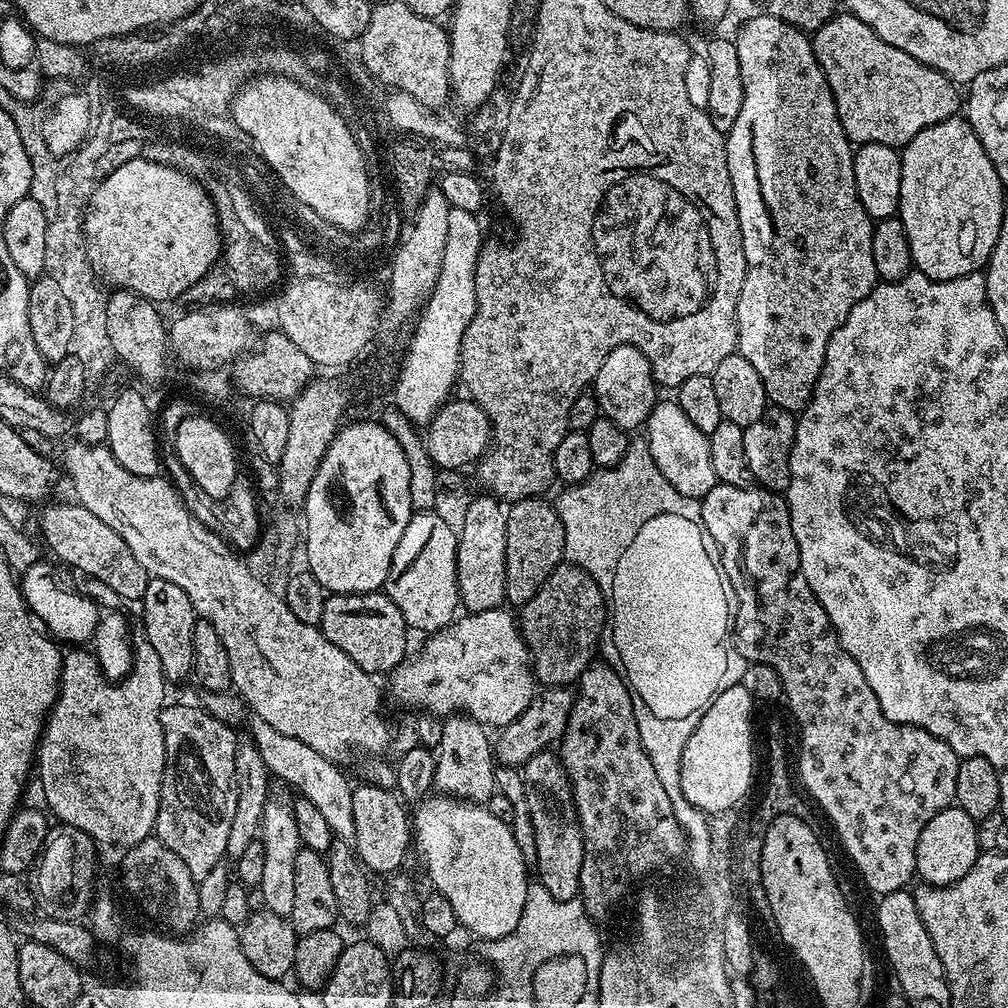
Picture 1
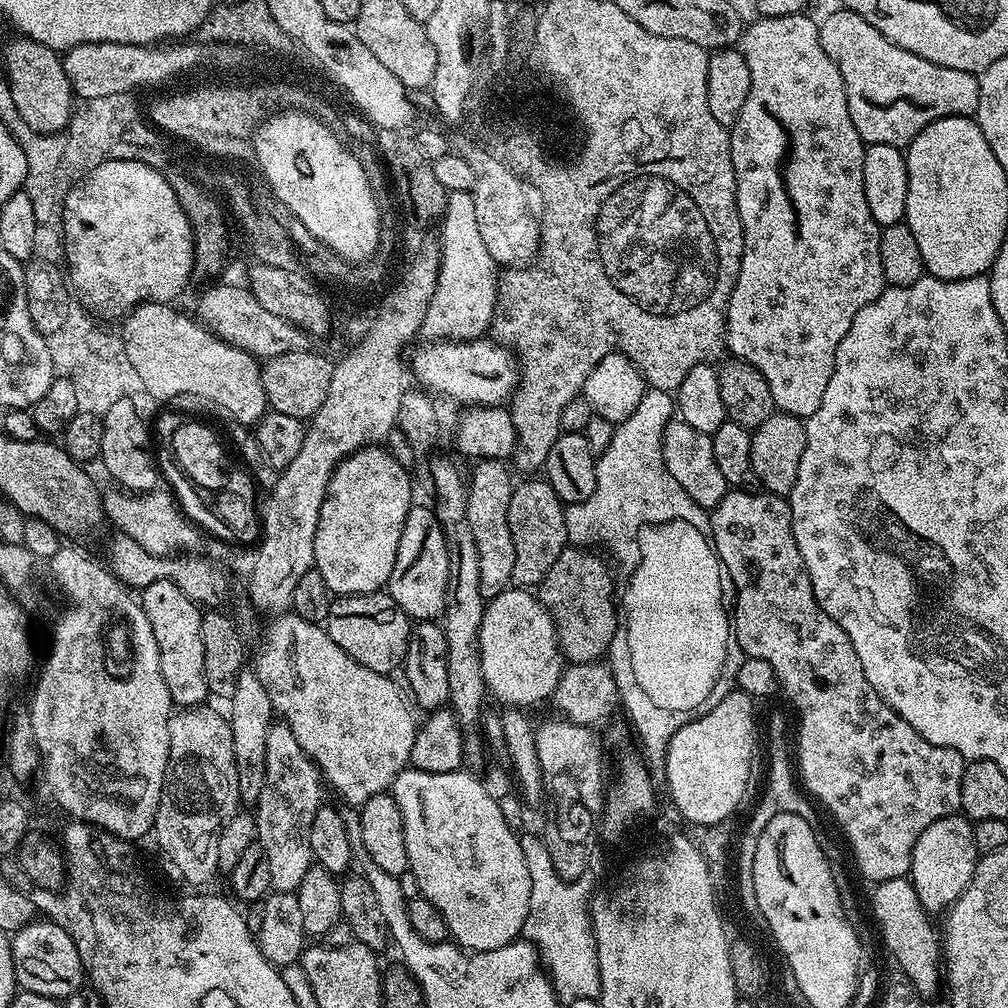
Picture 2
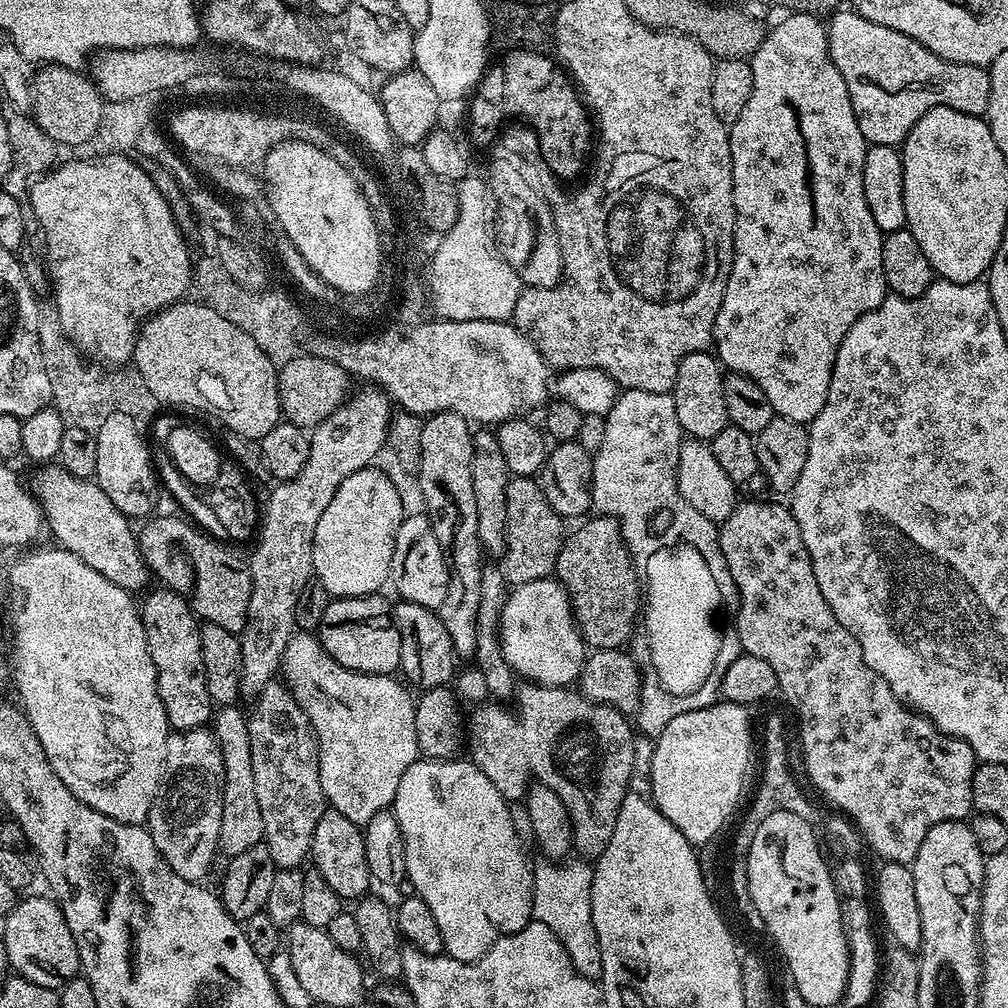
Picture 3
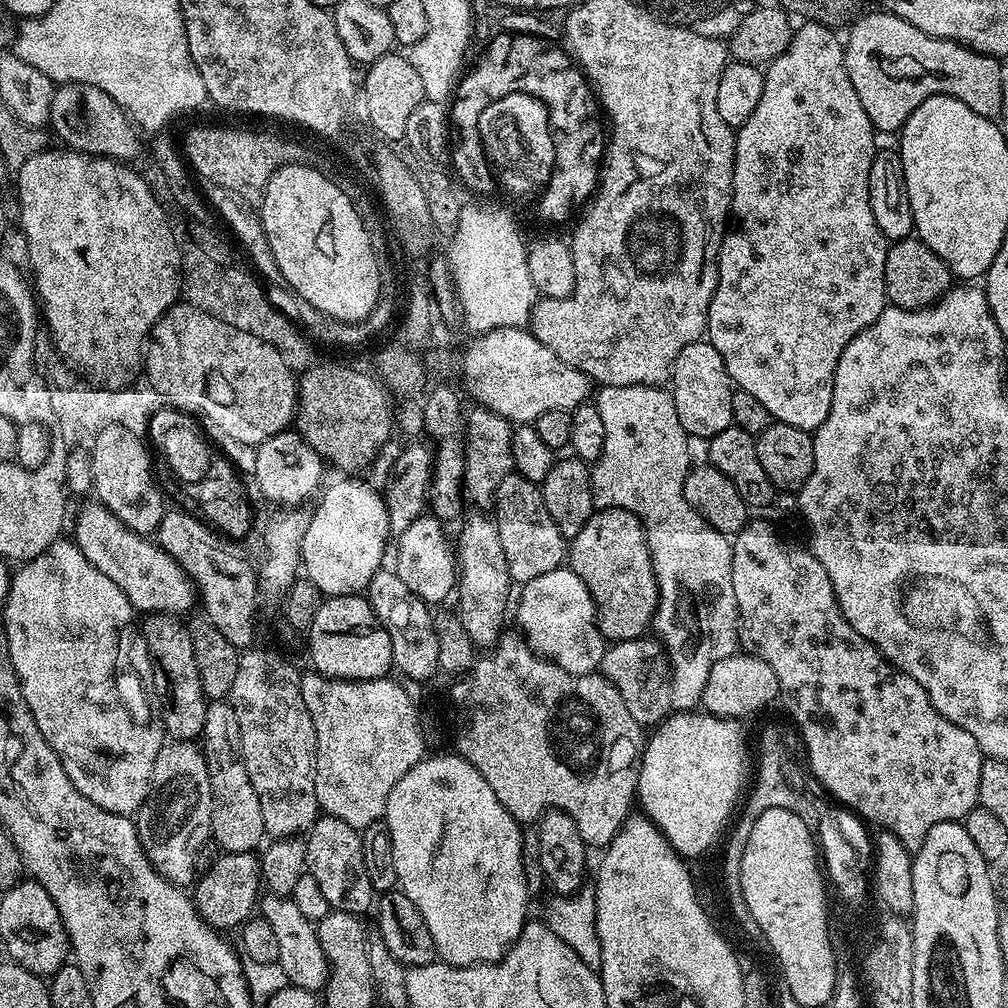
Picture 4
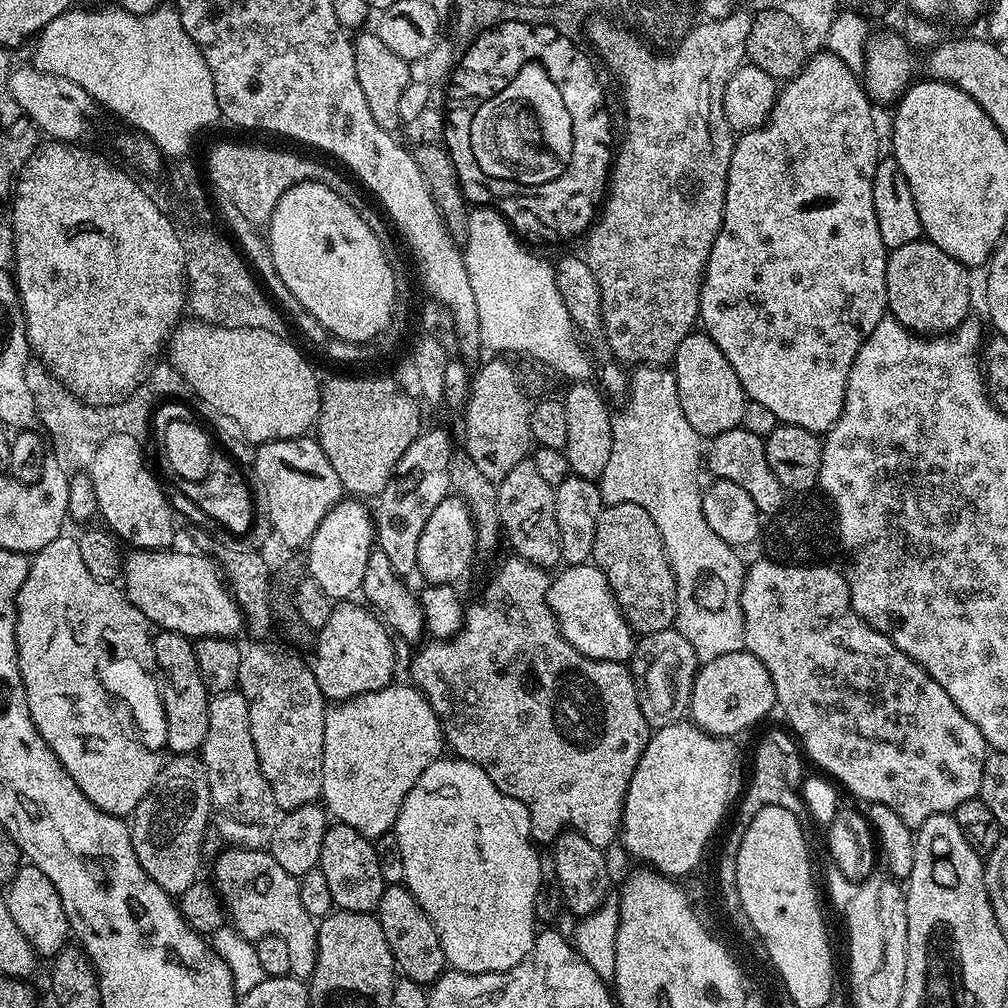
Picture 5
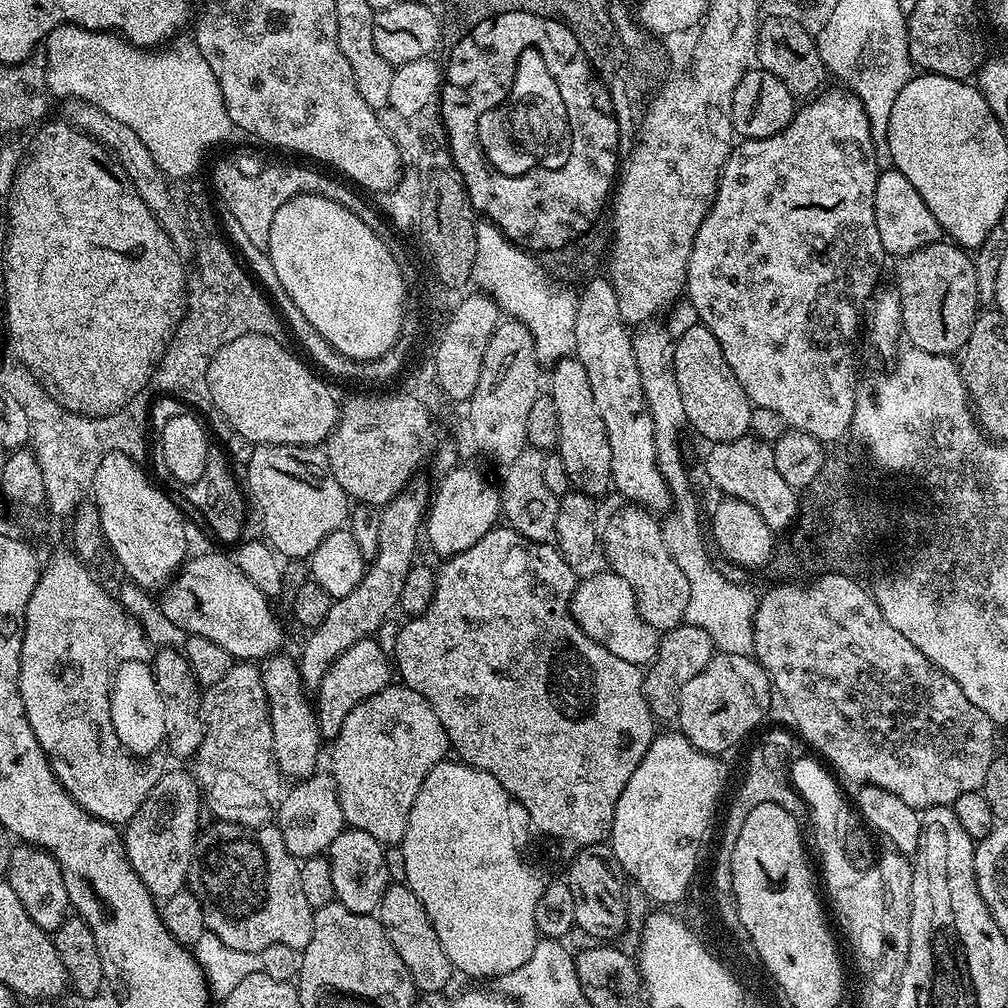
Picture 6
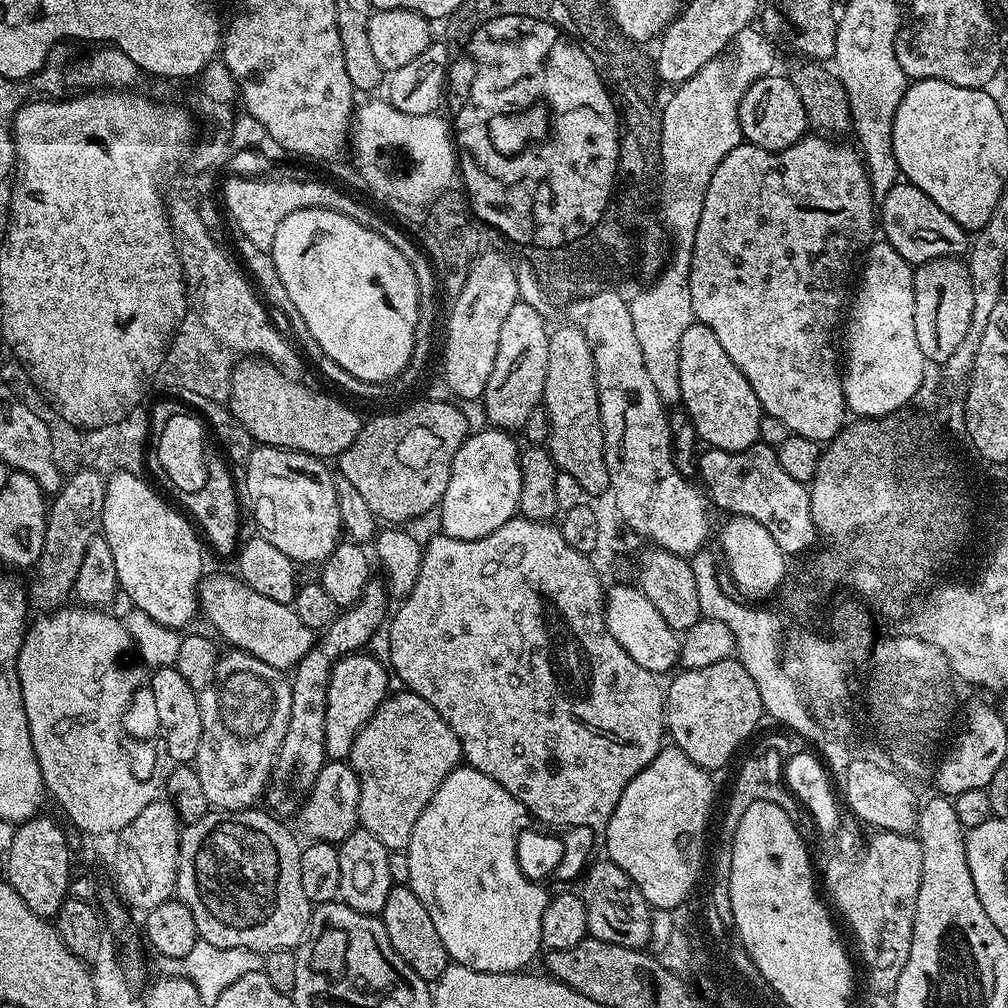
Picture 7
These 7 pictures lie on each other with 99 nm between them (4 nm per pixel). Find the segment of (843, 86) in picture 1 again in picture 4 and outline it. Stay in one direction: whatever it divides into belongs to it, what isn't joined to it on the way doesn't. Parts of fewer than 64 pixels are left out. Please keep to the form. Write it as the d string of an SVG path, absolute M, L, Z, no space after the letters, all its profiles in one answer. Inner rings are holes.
M879 11L866 13L849 30L848 40L846 36L843 41L846 74L850 74L850 83L862 101L862 110L866 110L877 133L899 133L912 111L931 96L953 96L966 102L966 106L970 106L974 114L982 114L989 118L999 117L1002 110L1002 70L1001 61L997 57L988 56L985 52L976 52L957 40L943 40L931 36L892 12Z

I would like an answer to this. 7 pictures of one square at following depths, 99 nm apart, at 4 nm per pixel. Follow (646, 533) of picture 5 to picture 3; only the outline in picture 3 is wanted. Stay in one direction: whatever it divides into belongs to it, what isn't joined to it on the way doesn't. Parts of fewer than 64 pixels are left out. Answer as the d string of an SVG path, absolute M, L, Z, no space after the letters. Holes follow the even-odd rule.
M599 514L593 515L593 520L585 519L583 522L585 524L580 524L576 529L569 531L564 538L564 544L560 547L560 553L556 559L556 571L554 573L555 579L559 580L561 584L564 585L568 590L568 598L572 602L572 616L576 619L576 626L580 630L580 635L584 637L584 643L589 649L599 650L601 648L619 648L623 649L625 647L624 643L632 636L632 627L636 624L636 615L638 617L642 612L642 580L639 576L636 577L636 570L638 574L638 568L632 563L634 563L634 557L630 551L628 544L624 541L624 535L620 532L620 522L615 520L612 516L601 516Z

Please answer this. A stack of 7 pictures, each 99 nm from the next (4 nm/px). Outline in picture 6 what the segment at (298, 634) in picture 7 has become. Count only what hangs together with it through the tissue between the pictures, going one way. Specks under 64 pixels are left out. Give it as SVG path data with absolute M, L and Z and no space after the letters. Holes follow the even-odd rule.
M204 552L201 556L193 555L191 559L183 565L182 571L163 589L162 595L164 597L158 600L158 607L162 614L170 618L175 626L180 626L188 636L201 636L202 638L210 638L210 642L215 642L217 646L222 646L222 650L226 650L226 654L232 656L233 661L236 662L261 662L267 657L275 656L284 647L284 628L276 621L276 616L272 613L272 608L268 605L268 600L264 597L265 589L261 585L256 584L253 580L240 569L239 563L235 559L232 560L228 556L223 556L220 552Z

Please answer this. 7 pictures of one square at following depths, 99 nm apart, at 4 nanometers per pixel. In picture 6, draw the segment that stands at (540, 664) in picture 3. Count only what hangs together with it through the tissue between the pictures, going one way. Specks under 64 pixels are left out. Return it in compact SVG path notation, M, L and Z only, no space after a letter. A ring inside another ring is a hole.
M603 570L588 576L577 583L572 591L572 616L578 622L578 626L594 642L606 646L610 654L618 654L625 662L647 666L656 659L660 651L661 633L651 628L640 612L636 609L634 590L630 590L630 582L622 578L617 572Z

